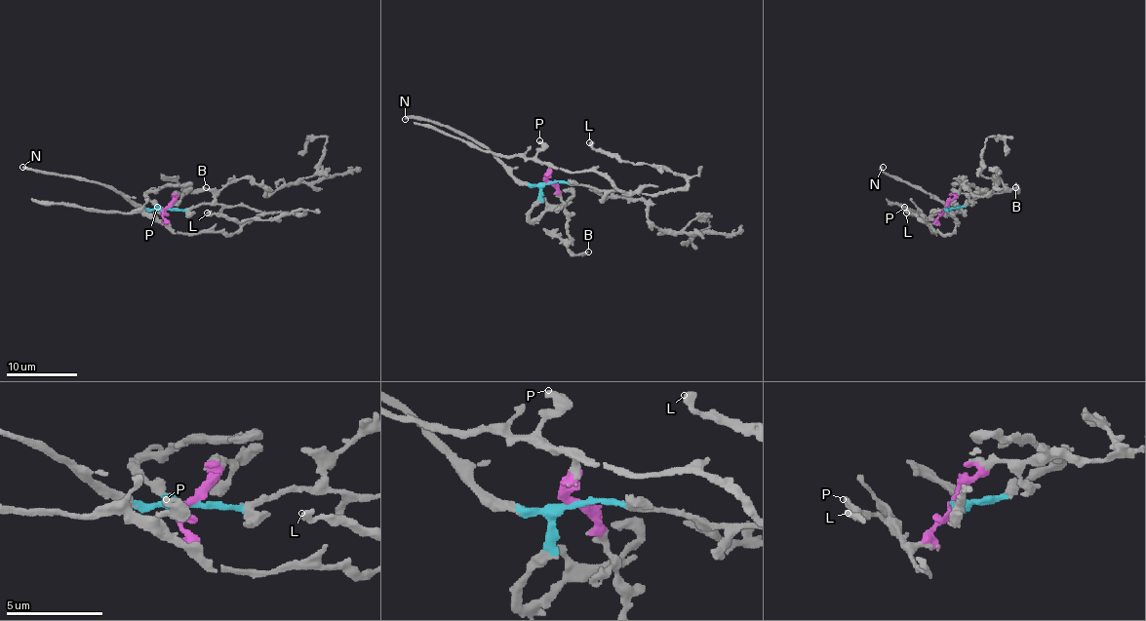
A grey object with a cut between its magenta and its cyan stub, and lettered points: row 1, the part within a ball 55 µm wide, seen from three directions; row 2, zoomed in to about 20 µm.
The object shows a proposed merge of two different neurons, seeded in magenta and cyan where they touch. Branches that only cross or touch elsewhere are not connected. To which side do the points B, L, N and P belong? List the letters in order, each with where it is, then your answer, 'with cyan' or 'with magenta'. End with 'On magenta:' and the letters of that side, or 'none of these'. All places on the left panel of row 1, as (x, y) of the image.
B: at (206, 187); with magenta
L: at (207, 213); with cyan
N: at (22, 167); with cyan
P: at (157, 207); with magenta
On magenta: B, P

